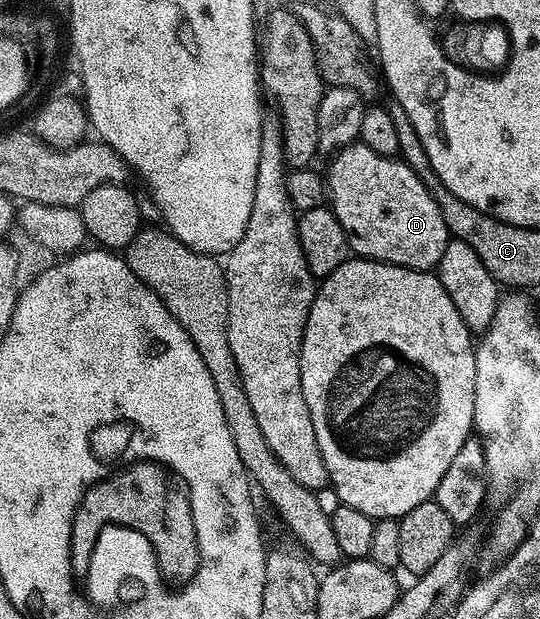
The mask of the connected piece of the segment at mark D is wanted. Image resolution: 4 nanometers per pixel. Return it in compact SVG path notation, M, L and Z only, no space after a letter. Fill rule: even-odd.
M352 144L342 147L332 158L335 159L332 160L331 167L328 168L327 174L325 170L325 190L329 195L330 210L335 213L337 220L341 224L341 228L347 233L347 245L350 253L361 258L370 258L373 262L387 262L391 266L404 266L410 270L434 271L441 260L441 252L445 252L445 248L449 241L447 225L445 224L445 216L441 214L441 208L437 204L437 200L431 195L427 185L417 176L417 172L413 172L411 165L403 161L402 157L396 156L390 158L384 154L373 152L373 148L369 148L362 144Z

